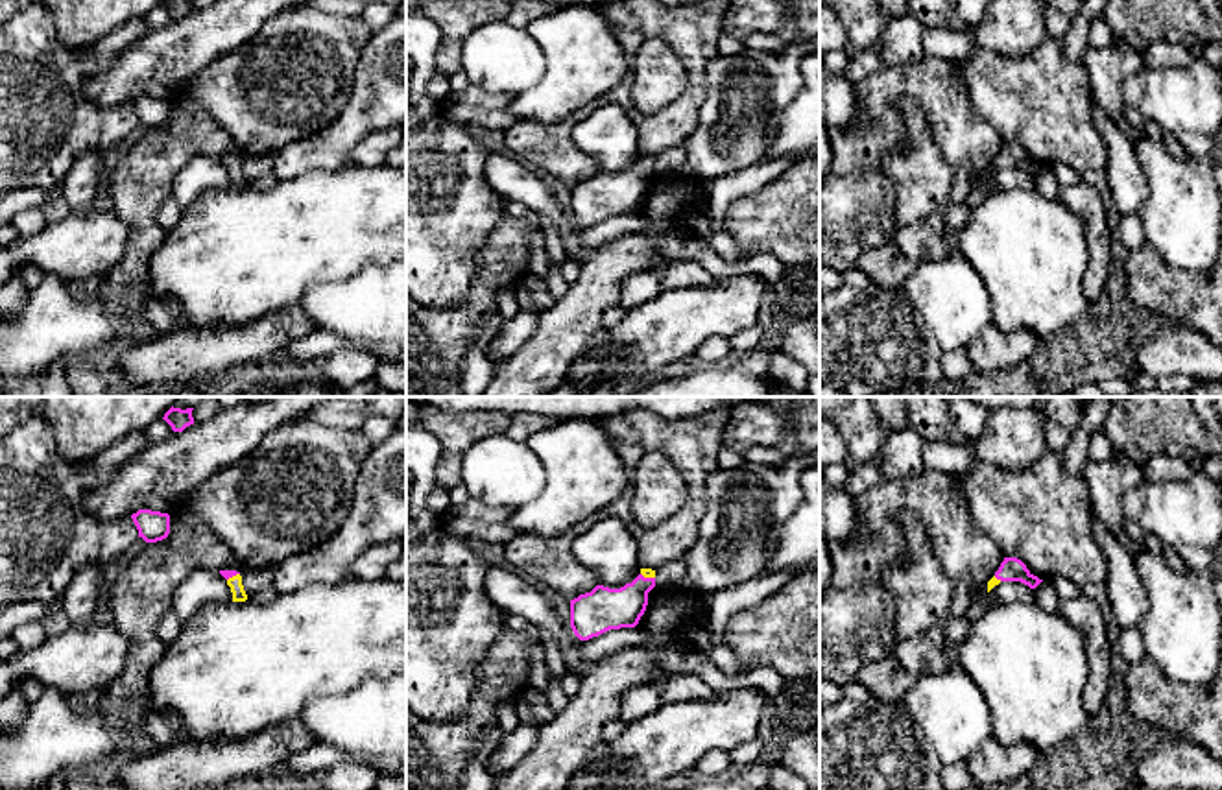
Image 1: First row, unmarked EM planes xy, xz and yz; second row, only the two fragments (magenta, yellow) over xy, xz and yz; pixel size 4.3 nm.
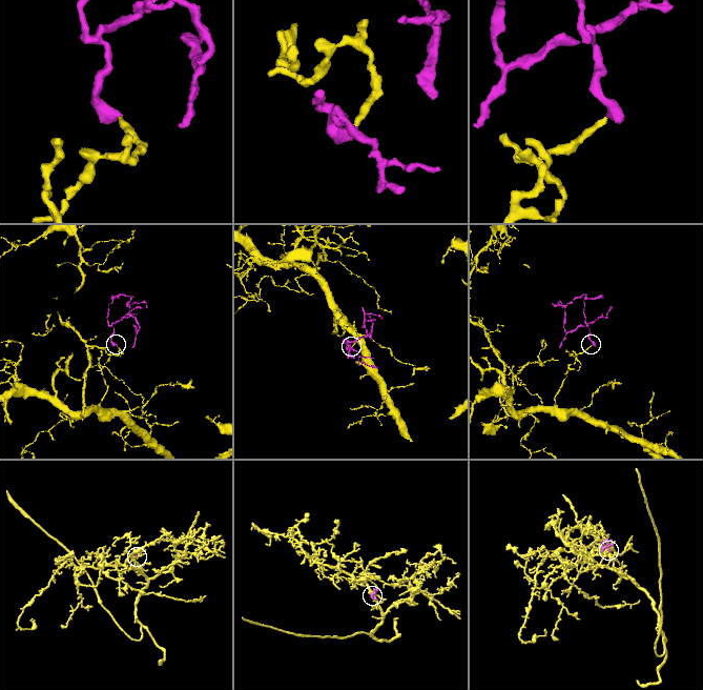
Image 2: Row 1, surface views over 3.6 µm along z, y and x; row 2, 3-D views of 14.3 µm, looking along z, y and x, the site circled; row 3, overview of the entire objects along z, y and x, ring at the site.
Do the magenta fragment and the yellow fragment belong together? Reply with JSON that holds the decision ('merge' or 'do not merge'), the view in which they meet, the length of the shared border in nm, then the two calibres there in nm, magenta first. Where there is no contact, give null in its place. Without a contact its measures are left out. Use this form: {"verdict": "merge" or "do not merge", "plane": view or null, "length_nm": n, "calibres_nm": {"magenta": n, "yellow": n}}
{"verdict": "merge", "plane": "xz", "length_nm": 70, "calibres_nm": {"magenta": 190, "yellow": 50}}

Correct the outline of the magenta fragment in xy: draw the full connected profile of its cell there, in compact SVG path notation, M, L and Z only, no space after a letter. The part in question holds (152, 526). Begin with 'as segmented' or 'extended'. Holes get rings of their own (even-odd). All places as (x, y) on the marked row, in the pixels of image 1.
as segmented; M138 509L131 515L138 537L142 537L146 543L157 543L168 537L170 533L170 515L151 509Z

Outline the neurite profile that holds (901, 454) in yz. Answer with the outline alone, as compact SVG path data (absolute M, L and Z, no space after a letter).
M912 426L886 432L877 458L882 478L917 478L925 471L923 450L925 439Z

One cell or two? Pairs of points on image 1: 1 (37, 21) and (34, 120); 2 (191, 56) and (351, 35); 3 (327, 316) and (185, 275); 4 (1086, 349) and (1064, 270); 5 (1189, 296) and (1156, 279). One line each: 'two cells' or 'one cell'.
1: one cell
2: two cells
3: two cells
4: two cells
5: one cell

